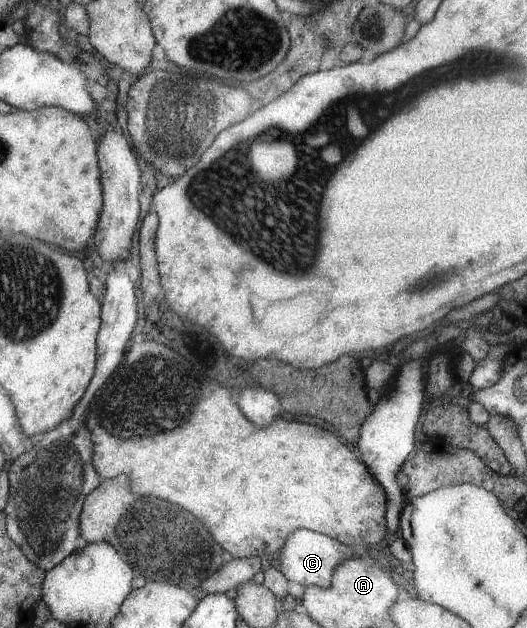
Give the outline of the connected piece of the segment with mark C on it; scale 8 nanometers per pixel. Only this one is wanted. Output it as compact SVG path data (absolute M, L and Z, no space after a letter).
M300 528L288 536L281 552L278 553L280 558L279 570L289 581L296 581L296 583L300 583L304 587L315 585L327 588L331 586L332 574L335 573L336 566L348 558L359 558L360 550L362 549L352 549L352 547L340 543L327 535Z

